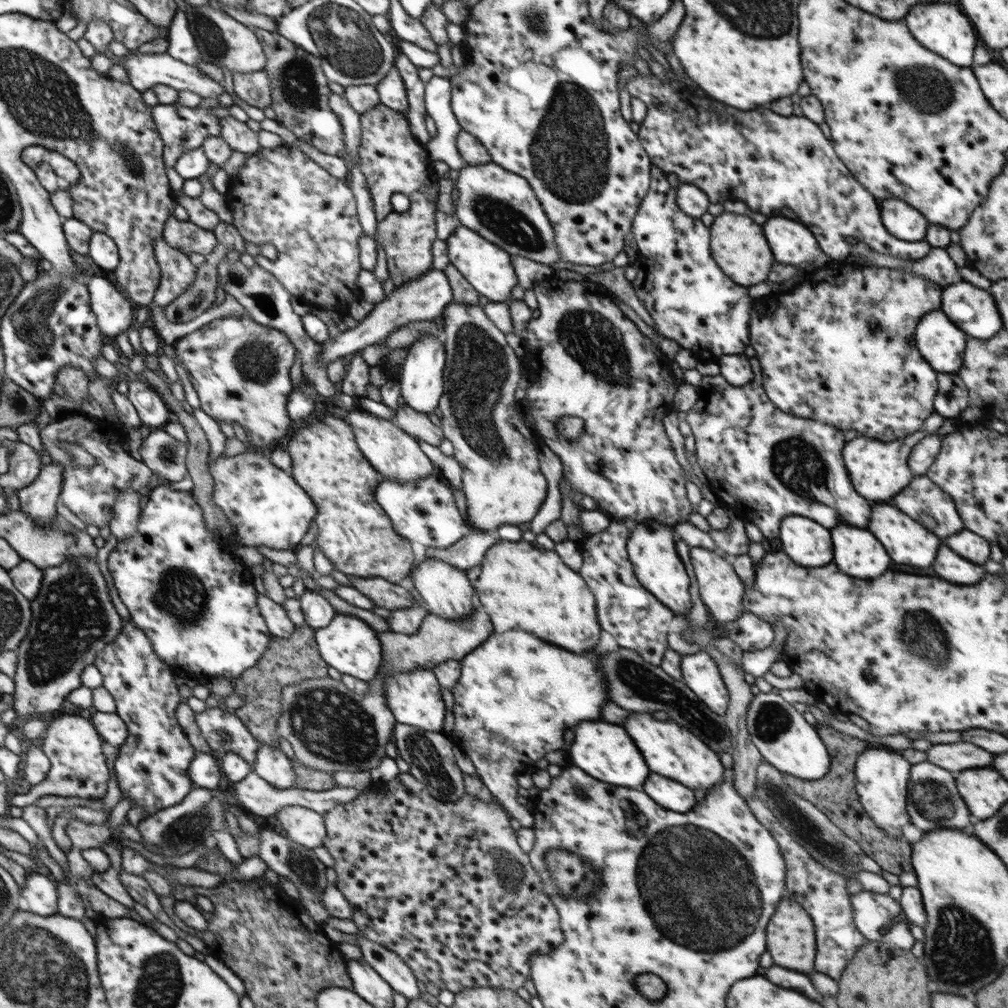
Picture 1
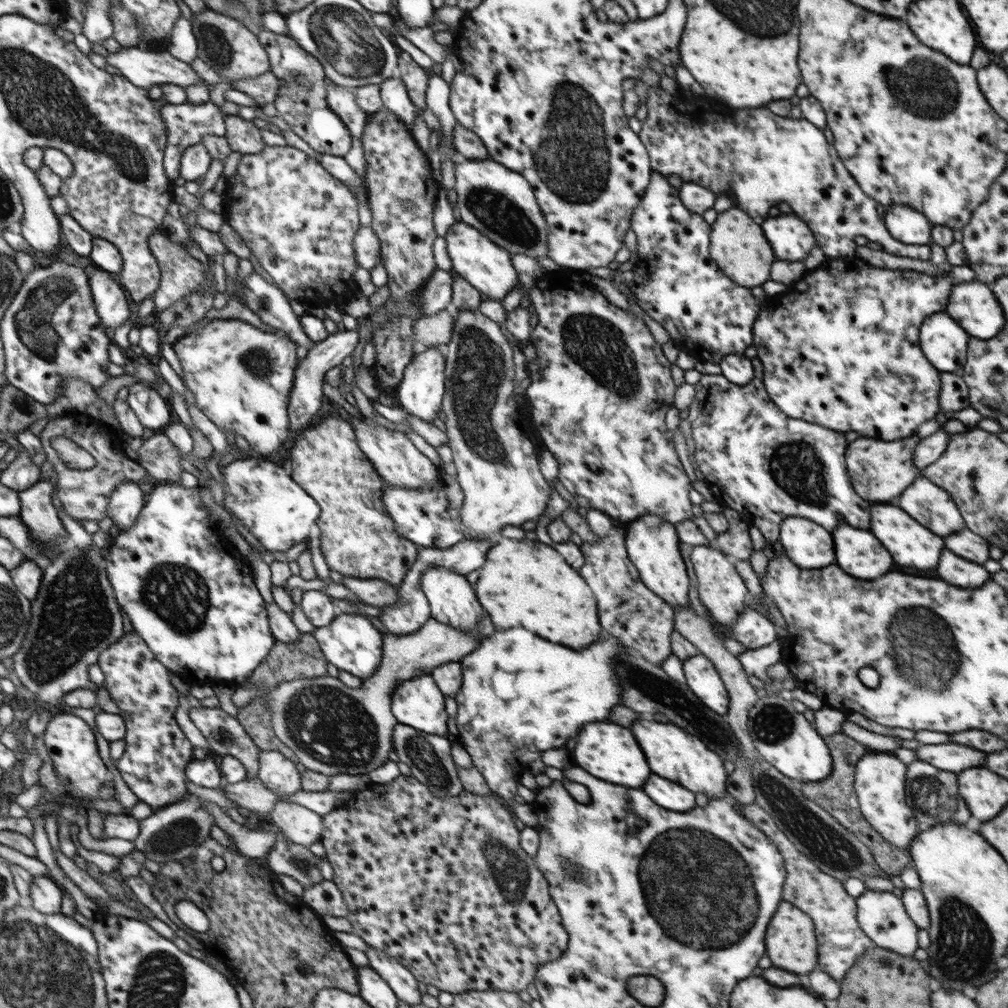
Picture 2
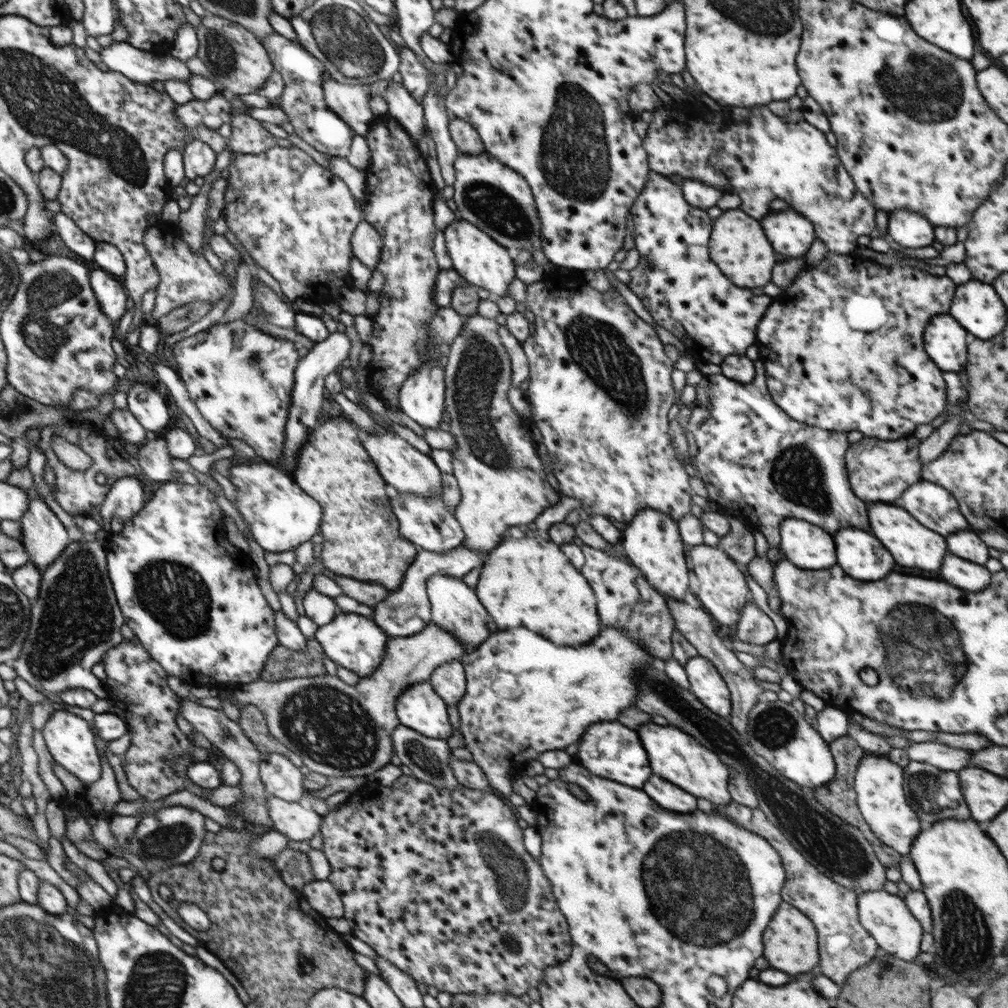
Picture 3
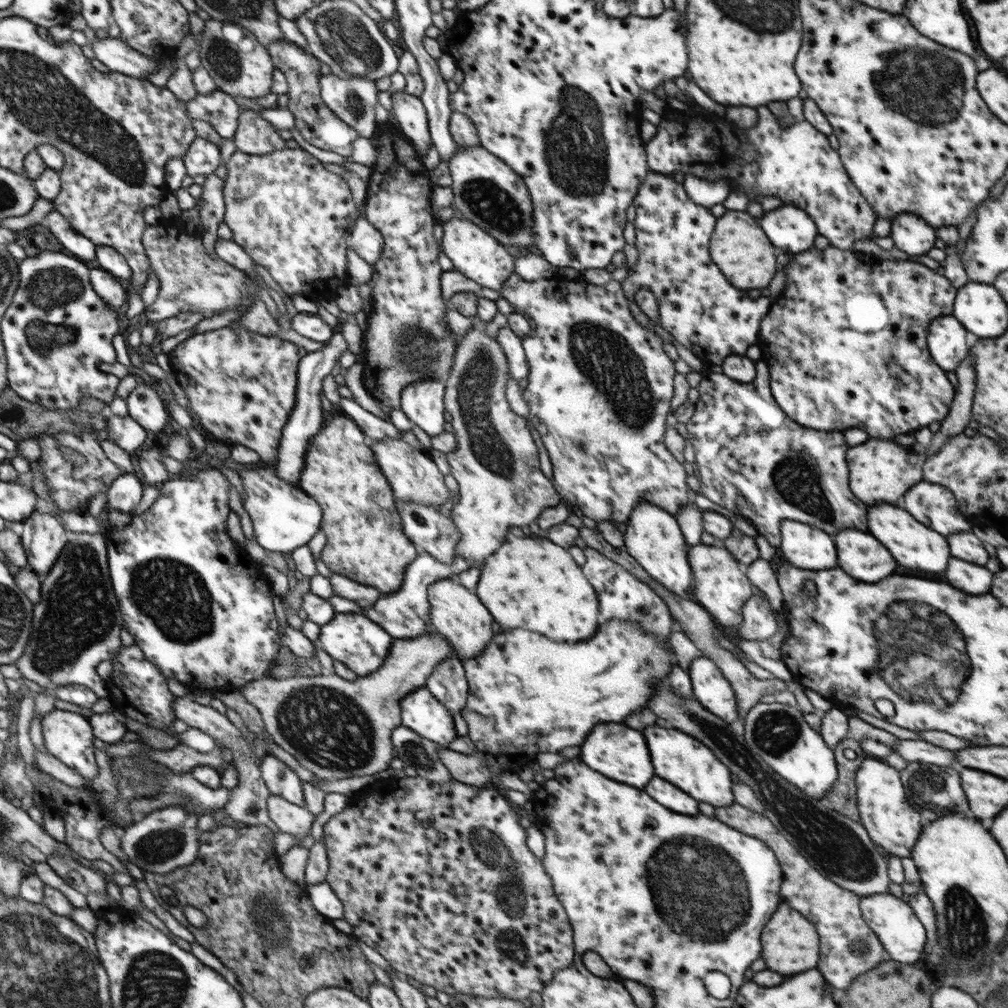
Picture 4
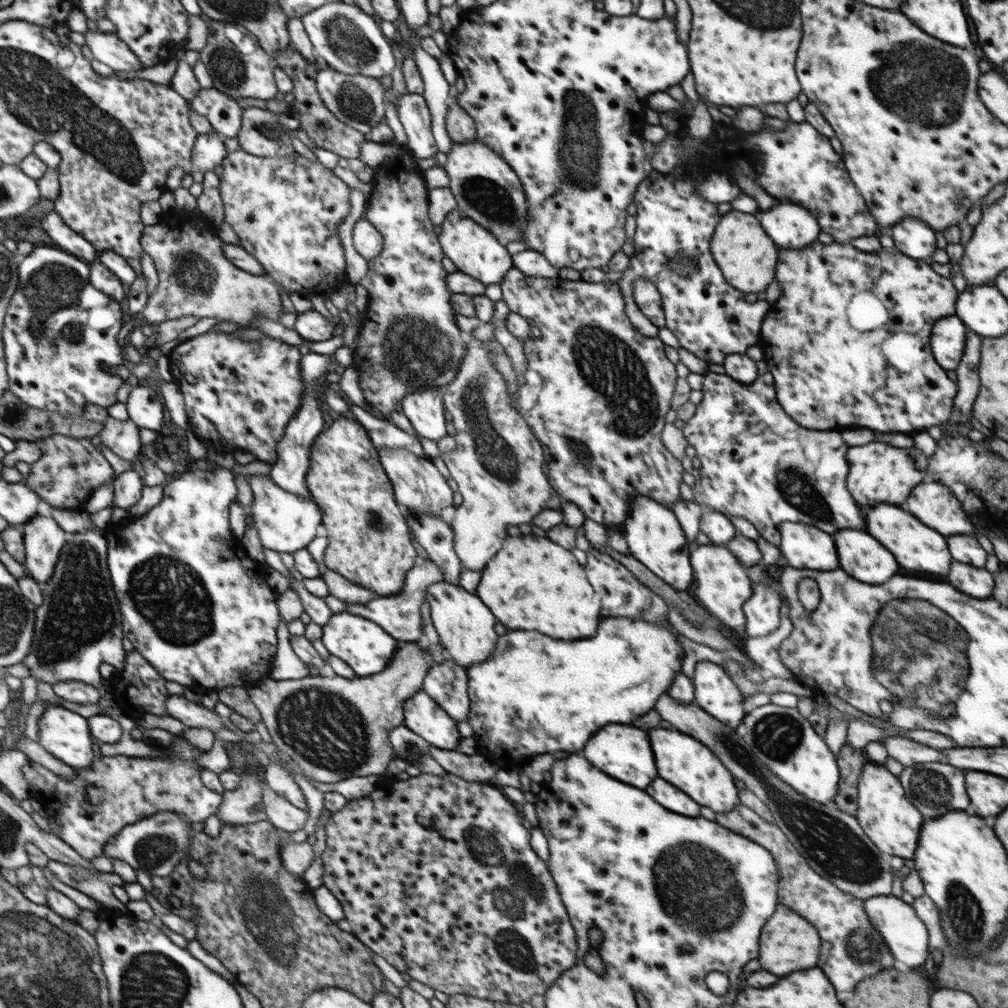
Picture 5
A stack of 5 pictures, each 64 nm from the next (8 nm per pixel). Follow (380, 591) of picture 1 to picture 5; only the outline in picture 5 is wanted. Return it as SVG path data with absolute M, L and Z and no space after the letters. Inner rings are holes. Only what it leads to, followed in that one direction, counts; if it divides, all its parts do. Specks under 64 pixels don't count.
M327 569L321 577L327 584L329 594L336 596L338 600L343 600L346 603L366 604L379 597L379 595L372 592L372 590L362 588L350 582L347 578L344 578L341 574L333 570Z

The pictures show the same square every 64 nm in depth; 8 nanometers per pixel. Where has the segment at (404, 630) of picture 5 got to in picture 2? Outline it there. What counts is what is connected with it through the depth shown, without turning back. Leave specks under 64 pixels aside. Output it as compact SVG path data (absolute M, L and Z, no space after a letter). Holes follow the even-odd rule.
M466 538L458 544L446 549L423 548L417 553L417 557L410 570L405 574L404 580L398 586L399 601L396 604L380 608L379 619L387 633L396 635L408 635L420 630L428 619L431 618L431 610L428 607L428 600L424 598L421 590L422 575L433 566L444 566L448 570L453 570L456 574L467 575L473 570L479 569L485 561L486 553L490 550L490 542L487 538L483 540L472 540Z

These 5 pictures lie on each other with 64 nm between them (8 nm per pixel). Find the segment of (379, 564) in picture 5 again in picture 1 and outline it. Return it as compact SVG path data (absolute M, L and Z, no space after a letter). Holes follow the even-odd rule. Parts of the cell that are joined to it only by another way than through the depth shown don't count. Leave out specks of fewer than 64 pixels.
M327 416L317 424L291 432L287 451L292 459L292 470L289 473L310 494L317 506L317 515L314 518L314 524L318 528L316 544L334 568L350 577L380 577L394 584L404 583L414 566L414 553L410 541L394 530L390 517L374 498L376 487L384 477L369 463L363 452L360 452L355 434L345 420Z

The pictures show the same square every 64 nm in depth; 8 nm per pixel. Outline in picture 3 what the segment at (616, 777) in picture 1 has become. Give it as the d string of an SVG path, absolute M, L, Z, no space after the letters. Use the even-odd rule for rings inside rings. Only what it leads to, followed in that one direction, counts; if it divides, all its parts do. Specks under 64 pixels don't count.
M600 722L590 726L580 742L578 748L578 760L582 766L586 766L590 772L614 780L614 782L622 782L626 786L632 788L642 788L646 784L646 780L652 776L650 764L648 764L648 754L638 738L638 734L626 726L622 726L620 722Z

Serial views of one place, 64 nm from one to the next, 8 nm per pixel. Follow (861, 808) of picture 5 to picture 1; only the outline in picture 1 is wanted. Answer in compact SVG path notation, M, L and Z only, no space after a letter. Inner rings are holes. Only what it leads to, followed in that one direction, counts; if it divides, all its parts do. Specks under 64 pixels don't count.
M871 746L858 757L855 763L855 791L865 813L888 835L903 836L904 826L910 823L907 811L907 796L910 765L898 750Z

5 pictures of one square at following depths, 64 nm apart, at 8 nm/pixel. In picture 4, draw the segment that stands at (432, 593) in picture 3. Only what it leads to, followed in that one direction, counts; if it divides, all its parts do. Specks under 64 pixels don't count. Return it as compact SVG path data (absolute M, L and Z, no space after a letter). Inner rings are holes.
M440 578L428 585L427 600L432 624L436 632L450 642L454 658L464 660L478 657L490 645L494 637L494 620L476 593L452 578Z

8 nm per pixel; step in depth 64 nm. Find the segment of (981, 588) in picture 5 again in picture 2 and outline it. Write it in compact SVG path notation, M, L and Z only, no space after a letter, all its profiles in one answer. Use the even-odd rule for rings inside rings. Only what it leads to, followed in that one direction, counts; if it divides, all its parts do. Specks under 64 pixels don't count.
M944 550L938 564L938 576L954 586L976 588L976 586L982 586L991 574L983 565L956 556L950 550Z

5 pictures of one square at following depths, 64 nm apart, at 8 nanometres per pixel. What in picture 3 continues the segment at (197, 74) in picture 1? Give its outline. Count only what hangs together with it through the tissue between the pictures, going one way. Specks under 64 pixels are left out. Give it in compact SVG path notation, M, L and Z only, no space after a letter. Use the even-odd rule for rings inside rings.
M115 41L99 51L101 61L110 70L126 75L126 78L145 85L155 80L163 82L170 79L187 81L192 73L181 59L168 55L154 55L140 50L127 41Z

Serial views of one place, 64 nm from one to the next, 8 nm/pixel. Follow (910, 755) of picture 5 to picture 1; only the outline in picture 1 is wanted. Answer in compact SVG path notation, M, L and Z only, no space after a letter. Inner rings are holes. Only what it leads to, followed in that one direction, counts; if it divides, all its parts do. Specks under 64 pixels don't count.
M956 742L948 744L936 744L925 750L927 762L932 762L940 768L946 768L950 772L960 772L974 766L988 766L994 758L994 754L972 746L968 742Z

